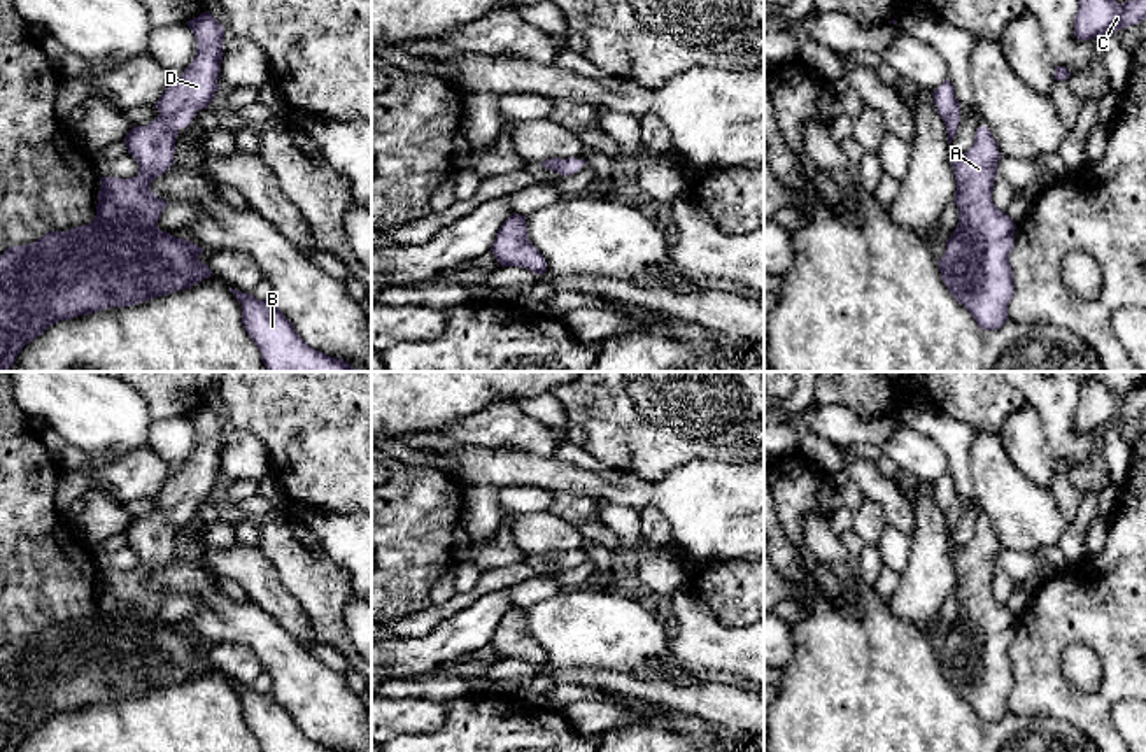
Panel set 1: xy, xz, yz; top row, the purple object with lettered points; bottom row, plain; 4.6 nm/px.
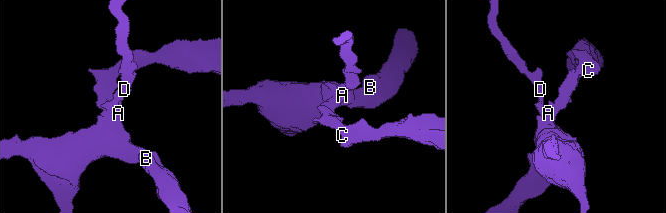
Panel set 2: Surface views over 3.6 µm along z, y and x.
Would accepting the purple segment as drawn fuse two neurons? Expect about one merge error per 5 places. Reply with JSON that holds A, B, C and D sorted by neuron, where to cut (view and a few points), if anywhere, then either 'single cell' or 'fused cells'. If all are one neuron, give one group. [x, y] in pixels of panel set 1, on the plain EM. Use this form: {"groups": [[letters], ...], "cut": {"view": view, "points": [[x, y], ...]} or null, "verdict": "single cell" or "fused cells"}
{"groups": [["A", "B", "C", "D"]], "cut": null, "verdict": "single cell"}

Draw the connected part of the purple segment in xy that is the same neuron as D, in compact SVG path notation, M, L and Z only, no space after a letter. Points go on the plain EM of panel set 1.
M210 405L186 417L198 436L193 454L154 496L159 508L145 519L133 519L124 529L138 566L130 571L100 570L96 608L89 617L46 626L37 635L9 640L0 649L0 752L16 752L26 736L58 713L137 698L212 670L209 657L198 652L205 642L158 621L168 594L151 582L151 575L173 557L179 522L189 519L196 505L207 501L221 482L223 417Z

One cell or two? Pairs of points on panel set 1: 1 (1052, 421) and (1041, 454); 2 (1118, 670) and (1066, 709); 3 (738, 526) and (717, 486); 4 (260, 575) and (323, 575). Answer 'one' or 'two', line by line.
1: two
2: one
3: one
4: two

